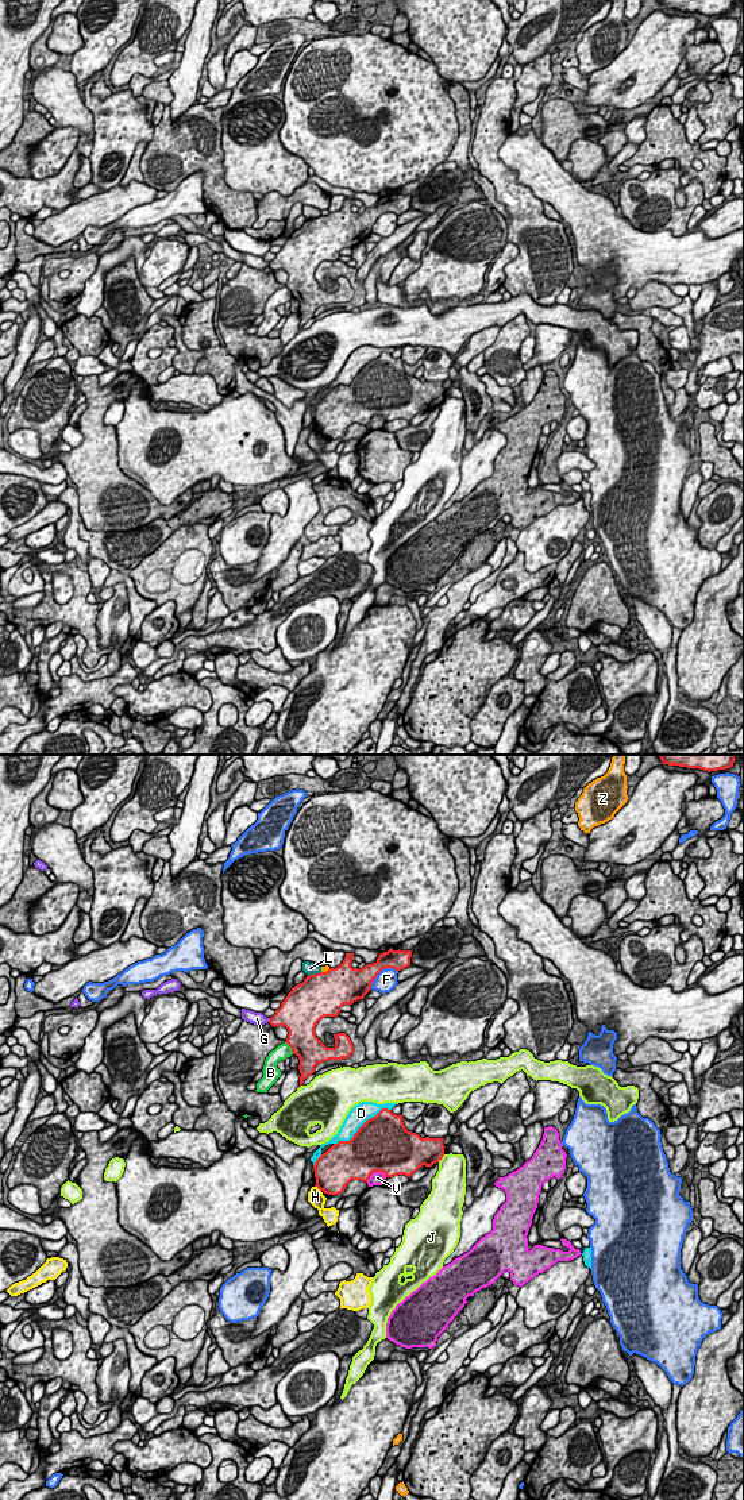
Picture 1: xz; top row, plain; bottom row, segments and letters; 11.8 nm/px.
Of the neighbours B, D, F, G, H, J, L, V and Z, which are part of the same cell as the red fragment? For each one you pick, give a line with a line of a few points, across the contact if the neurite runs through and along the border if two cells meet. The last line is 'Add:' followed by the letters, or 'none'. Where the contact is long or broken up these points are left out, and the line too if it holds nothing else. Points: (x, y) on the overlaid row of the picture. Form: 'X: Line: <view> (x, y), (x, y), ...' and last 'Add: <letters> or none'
Add: none

